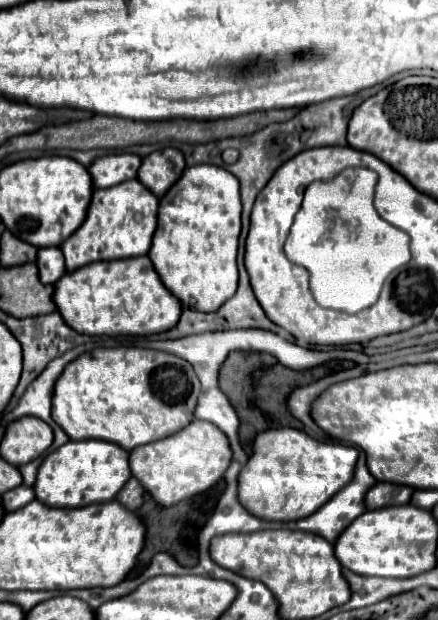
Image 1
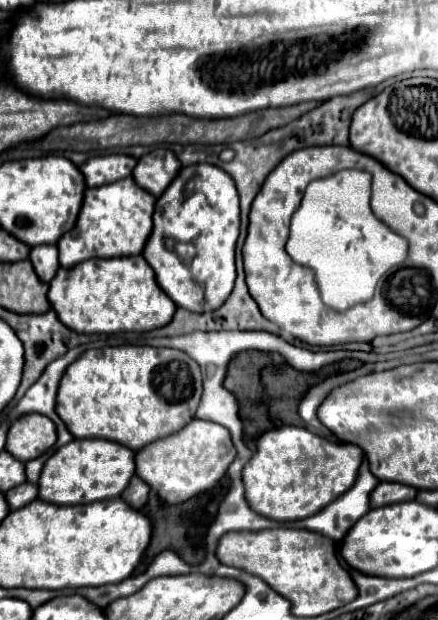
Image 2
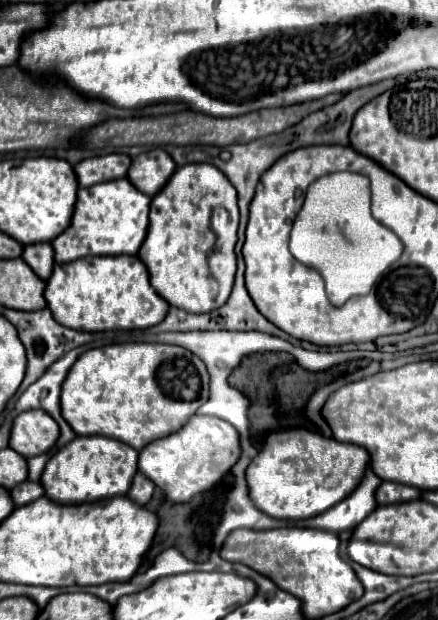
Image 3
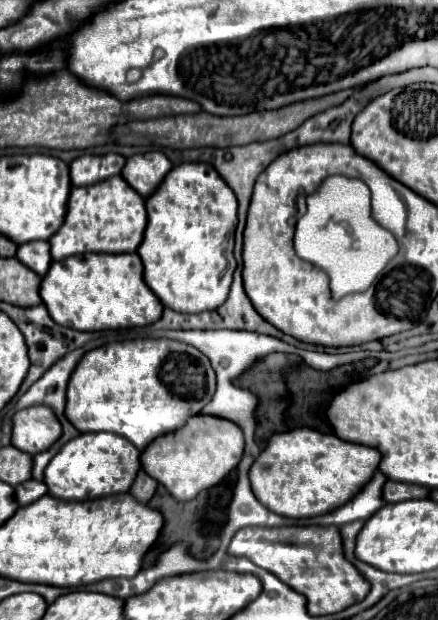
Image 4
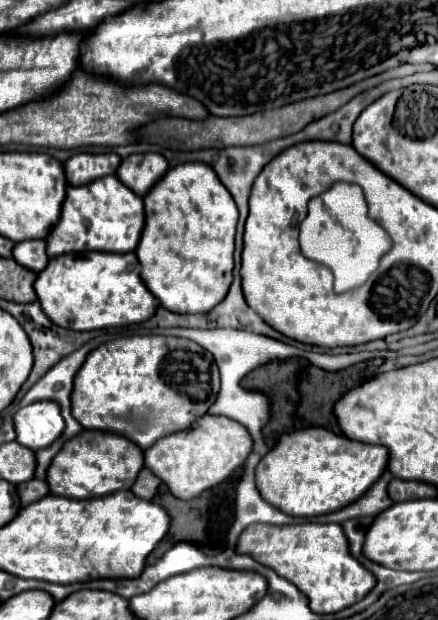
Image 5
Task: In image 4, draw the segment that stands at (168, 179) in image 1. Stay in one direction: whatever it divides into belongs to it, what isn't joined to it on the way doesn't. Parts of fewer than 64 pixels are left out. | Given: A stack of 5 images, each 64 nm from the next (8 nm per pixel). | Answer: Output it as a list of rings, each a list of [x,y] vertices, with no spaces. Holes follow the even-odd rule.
[[[146,152],[146,154],[134,154],[126,160],[120,176],[144,198],[148,198],[160,180],[170,172],[172,164],[162,152]]]

